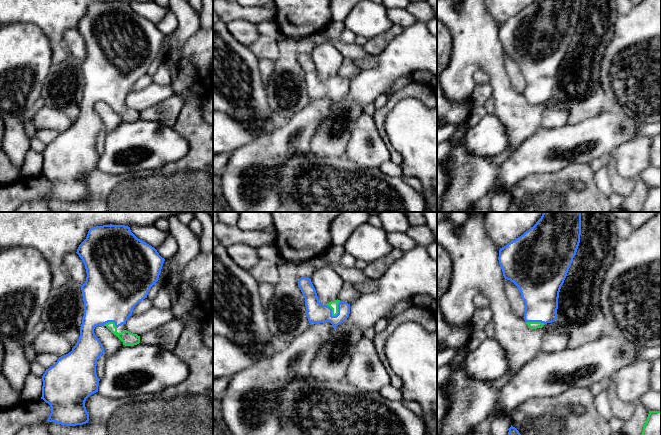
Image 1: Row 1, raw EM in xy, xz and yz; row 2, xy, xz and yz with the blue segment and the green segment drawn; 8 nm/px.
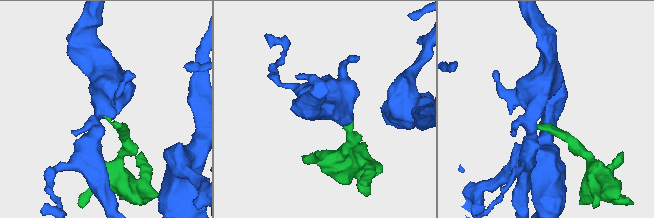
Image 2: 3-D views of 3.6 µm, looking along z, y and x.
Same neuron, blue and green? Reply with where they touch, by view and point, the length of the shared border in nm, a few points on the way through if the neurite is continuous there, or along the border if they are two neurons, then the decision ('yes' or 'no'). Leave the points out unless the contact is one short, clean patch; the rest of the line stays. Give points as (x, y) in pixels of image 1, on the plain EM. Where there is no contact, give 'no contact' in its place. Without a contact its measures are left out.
meets blue in xz at (338, 86); contact 140 nm long; runs through xz (316, 88), (335, 91), (338, 86), (333, 81); yes

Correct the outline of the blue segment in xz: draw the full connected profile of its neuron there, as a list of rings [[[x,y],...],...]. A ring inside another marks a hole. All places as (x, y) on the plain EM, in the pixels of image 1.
[[[300,54],[298,63],[305,74],[306,92],[309,99],[330,98],[335,106],[349,93],[350,80],[347,78],[337,75],[326,81],[321,80],[310,54]]]

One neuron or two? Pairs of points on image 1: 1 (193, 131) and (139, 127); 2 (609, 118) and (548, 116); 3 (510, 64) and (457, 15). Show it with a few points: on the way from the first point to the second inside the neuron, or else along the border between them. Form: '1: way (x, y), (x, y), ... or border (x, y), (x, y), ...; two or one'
1: border (172, 127), (185, 139), (189, 150); two
2: border (566, 123), (561, 126), (543, 128); two
3: border (504, 56), (504, 69), (510, 81); two

